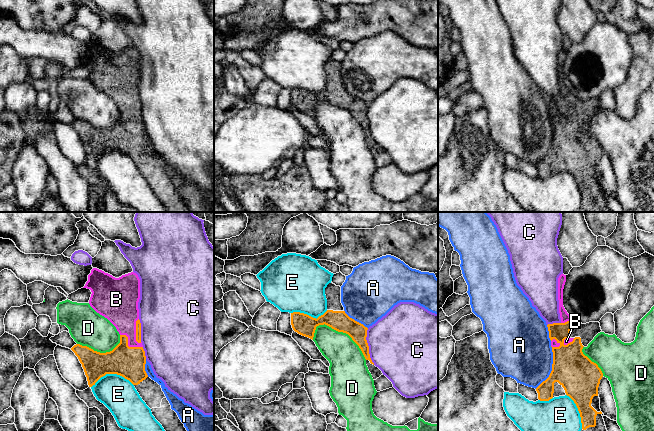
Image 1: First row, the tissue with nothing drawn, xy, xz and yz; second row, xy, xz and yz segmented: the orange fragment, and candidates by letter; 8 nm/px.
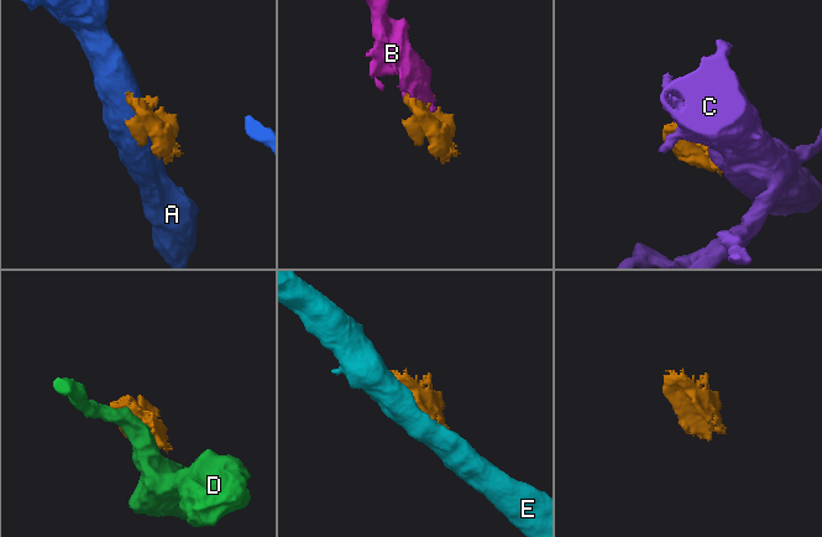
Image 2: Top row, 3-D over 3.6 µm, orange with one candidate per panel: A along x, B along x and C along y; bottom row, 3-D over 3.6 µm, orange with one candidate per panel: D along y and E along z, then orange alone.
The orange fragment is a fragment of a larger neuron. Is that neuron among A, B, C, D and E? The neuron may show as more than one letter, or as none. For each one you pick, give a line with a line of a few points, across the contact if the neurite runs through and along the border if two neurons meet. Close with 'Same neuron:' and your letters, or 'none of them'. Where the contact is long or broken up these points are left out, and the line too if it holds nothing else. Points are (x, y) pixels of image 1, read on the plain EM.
Same neuron: B

